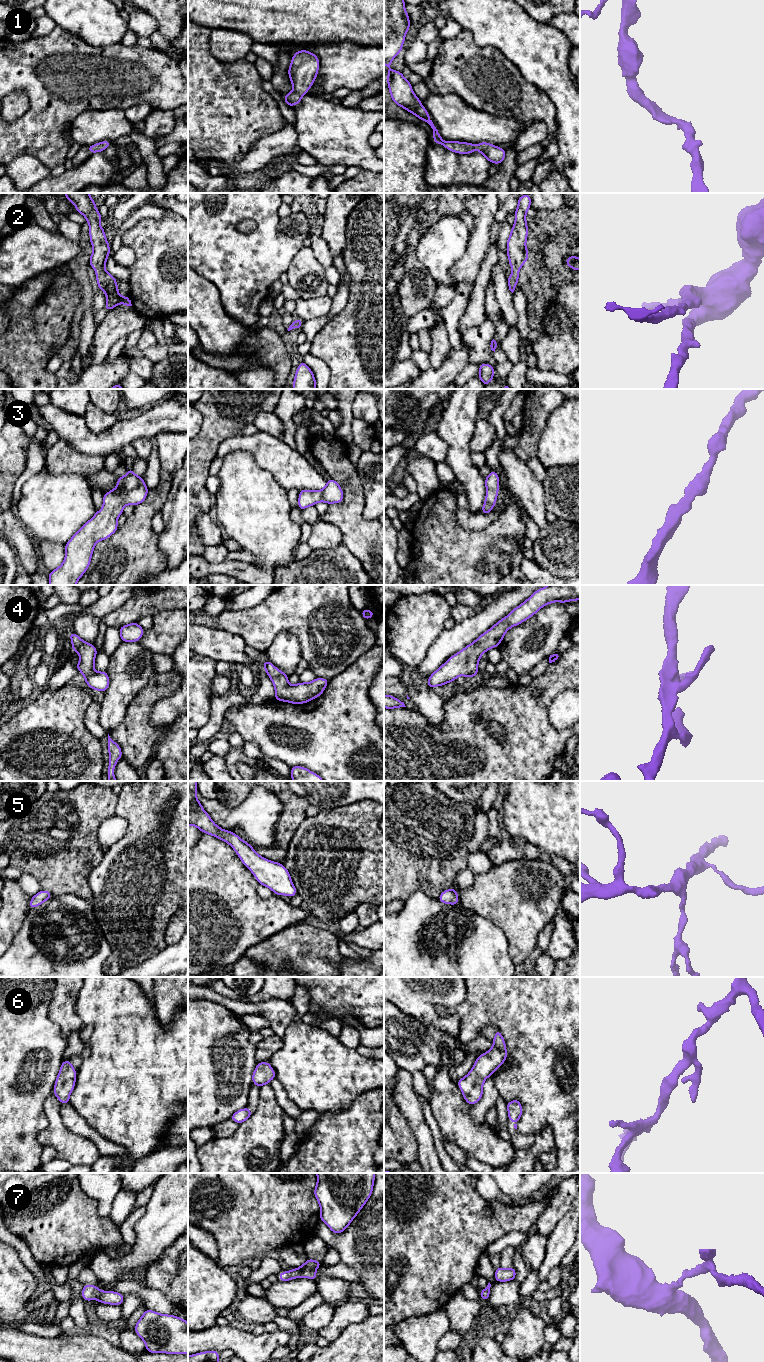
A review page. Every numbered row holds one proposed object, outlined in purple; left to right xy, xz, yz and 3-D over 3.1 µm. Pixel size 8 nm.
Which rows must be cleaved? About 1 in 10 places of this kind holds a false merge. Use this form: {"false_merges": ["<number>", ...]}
{"false_merges": []}

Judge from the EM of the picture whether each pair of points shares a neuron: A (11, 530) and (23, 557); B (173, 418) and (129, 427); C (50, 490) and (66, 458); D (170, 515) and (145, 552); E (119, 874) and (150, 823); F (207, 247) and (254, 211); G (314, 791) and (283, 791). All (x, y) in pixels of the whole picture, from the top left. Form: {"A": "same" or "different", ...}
{"A": "same", "B": "same", "C": "different", "D": "different", "E": "same", "F": "same", "G": "different"}

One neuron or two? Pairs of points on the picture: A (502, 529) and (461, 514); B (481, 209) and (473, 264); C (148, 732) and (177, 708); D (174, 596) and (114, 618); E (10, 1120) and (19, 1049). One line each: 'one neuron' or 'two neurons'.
A: two neurons
B: one neuron
C: two neurons
D: one neuron
E: one neuron

